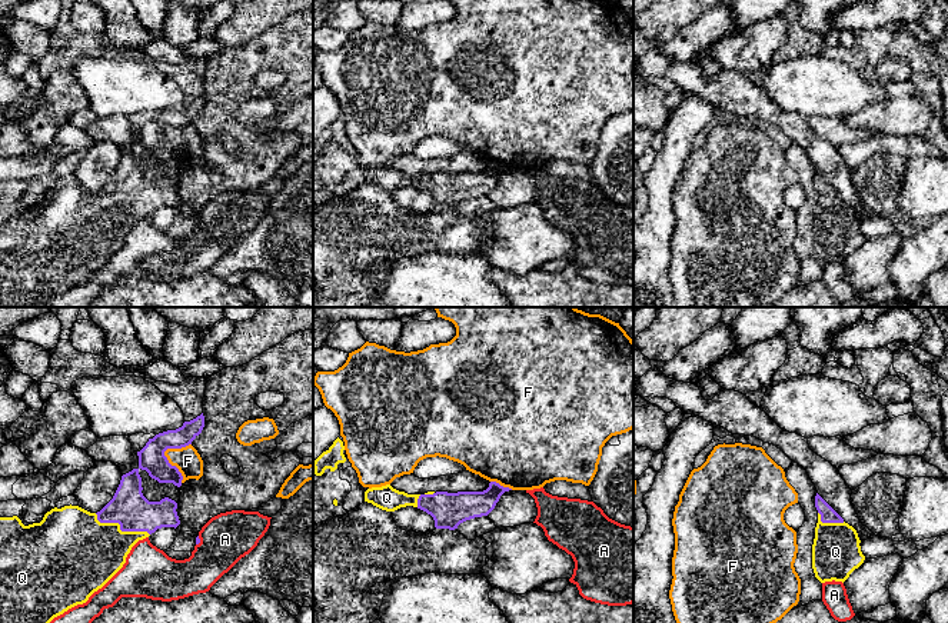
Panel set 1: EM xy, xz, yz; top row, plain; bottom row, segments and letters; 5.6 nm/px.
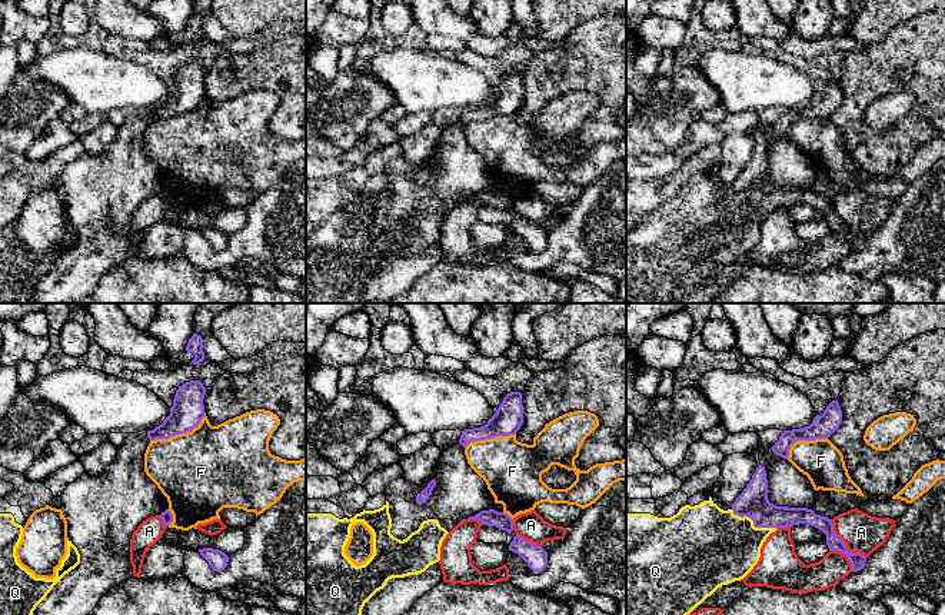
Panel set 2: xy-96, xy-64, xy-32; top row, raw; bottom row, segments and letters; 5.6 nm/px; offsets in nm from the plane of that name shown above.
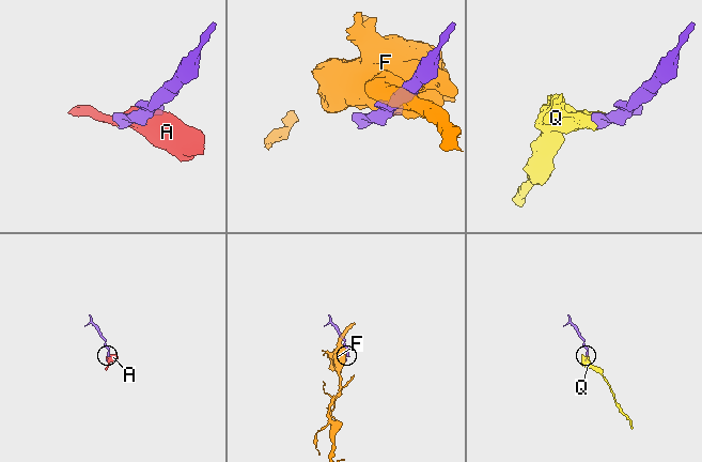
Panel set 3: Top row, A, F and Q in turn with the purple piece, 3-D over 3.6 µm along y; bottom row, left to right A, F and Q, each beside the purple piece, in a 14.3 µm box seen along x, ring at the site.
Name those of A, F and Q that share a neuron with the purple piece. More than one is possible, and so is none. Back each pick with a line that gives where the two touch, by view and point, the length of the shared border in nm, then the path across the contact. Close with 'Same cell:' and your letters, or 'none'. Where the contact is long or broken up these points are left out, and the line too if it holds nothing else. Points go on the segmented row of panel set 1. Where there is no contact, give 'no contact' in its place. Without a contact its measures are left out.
Q: meets purple in xy at (120, 527); contact 340 nm long; runs through xy (129, 507), (129, 516), (120, 527), (85, 553)
Same cell: Q

